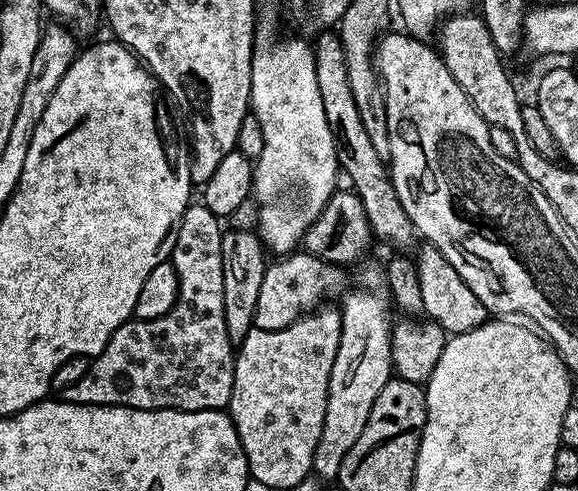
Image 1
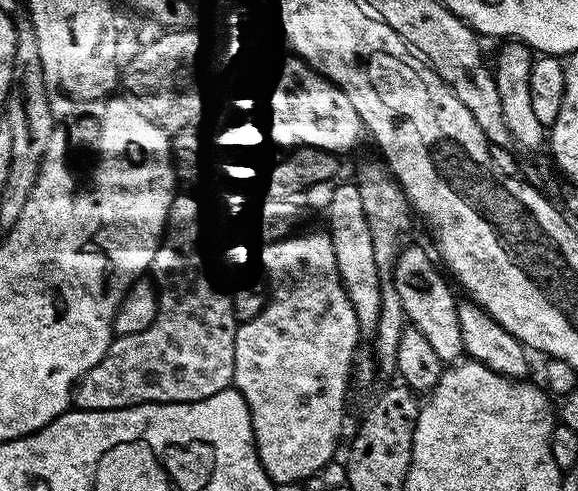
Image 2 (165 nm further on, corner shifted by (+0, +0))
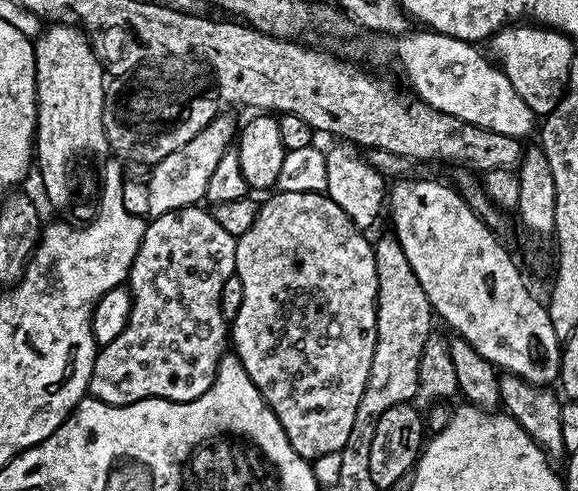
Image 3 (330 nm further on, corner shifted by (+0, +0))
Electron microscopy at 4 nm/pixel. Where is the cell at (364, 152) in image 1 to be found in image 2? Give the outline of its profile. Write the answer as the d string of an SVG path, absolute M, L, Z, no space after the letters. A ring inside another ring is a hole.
M411 244L401 248L394 269L394 287L402 302L404 319L411 327L422 332L423 337L430 342L431 349L438 354L438 358L444 362L459 361L465 355L465 350L462 329L458 326L458 296L452 293L453 285L438 267L437 261L428 257L426 249Z

